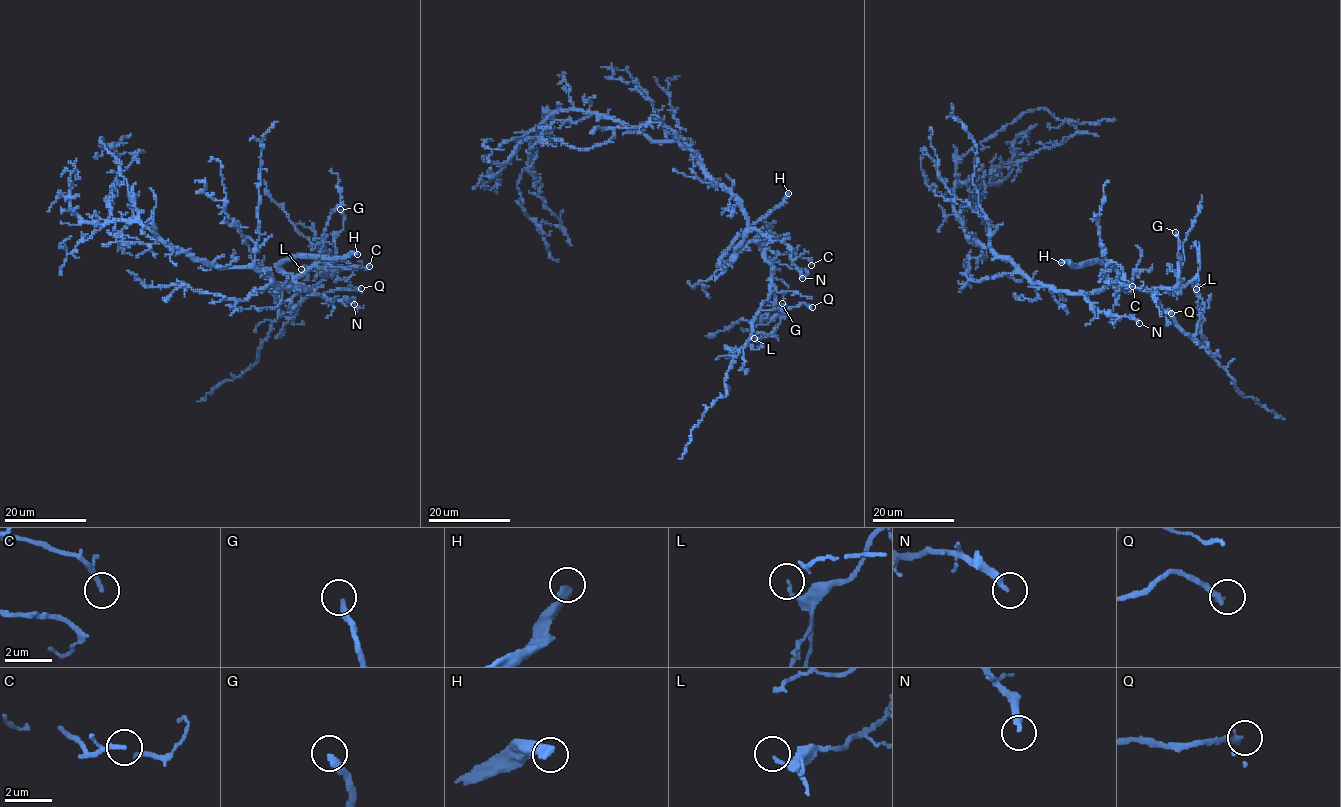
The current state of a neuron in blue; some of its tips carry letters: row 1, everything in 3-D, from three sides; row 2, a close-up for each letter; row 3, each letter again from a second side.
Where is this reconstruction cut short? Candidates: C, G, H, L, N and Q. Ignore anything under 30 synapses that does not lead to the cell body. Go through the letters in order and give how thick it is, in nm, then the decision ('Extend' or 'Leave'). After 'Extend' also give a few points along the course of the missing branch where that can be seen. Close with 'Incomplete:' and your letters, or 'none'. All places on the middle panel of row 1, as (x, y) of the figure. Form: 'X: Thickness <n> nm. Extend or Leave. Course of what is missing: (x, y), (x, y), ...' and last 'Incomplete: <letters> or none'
C: Thickness 140 nm. Leave
G: Thickness 280 nm. Extend. Course of what is missing: (782, 303), (726, 304), (721, 300), (717, 303), (722, 303)
H: Thickness 380 nm. Extend
L: Thickness 110 nm. Leave
N: Thickness 280 nm. Extend. Course of what is missing: (802, 278), (808, 295), (804, 324), (777, 353), (773, 353)
Q: Thickness 240 nm. Leave
Incomplete: G, H, N

